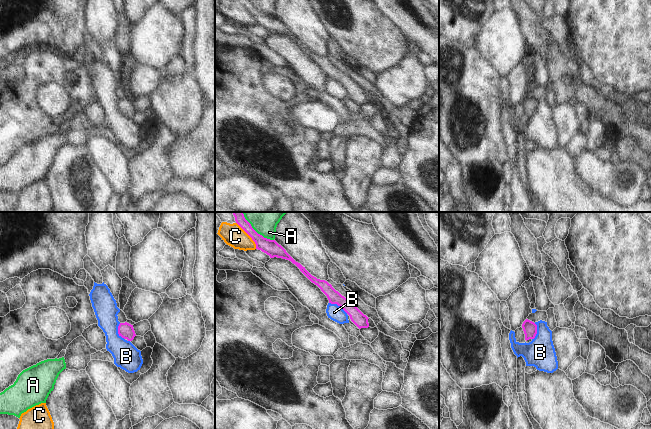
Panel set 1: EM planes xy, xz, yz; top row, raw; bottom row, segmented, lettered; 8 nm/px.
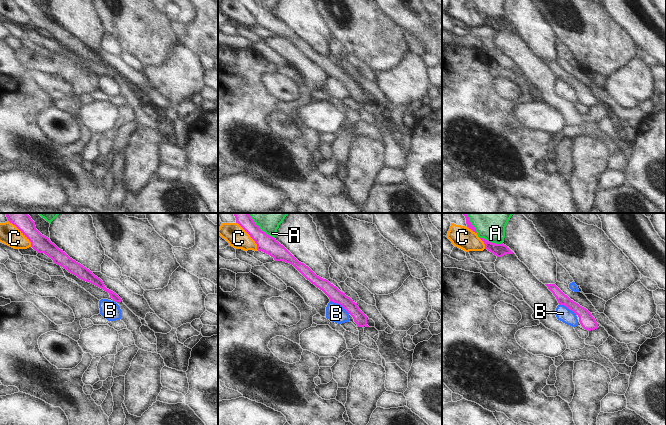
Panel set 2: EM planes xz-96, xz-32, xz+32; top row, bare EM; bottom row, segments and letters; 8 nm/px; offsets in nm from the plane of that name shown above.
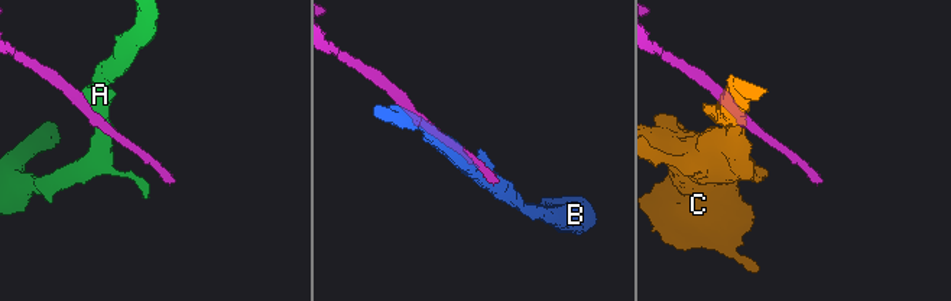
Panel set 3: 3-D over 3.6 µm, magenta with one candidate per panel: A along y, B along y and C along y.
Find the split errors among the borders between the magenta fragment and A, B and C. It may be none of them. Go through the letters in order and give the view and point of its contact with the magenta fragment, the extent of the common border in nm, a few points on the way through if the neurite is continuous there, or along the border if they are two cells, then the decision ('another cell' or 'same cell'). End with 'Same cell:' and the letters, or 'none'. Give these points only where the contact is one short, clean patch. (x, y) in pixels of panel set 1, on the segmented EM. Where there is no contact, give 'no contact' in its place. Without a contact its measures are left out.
A: xz (254, 230) | 340 nm | along xz (242, 212), (245, 219), (258, 233), (273, 240) | another cell
B: xy (118, 331) | 140 nm | along xy (119, 323), (118, 333), (124, 339) | another cell
C: xz (248, 234) | 280 nm | along xz (236, 222), (251, 238), (256, 248) | another cell
Same cell: none

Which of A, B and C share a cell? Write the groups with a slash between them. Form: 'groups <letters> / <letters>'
groups A / B / C

